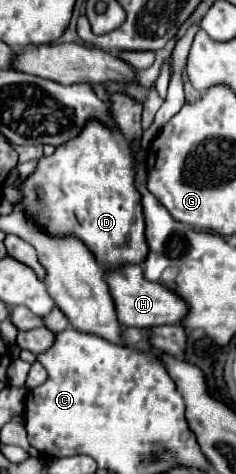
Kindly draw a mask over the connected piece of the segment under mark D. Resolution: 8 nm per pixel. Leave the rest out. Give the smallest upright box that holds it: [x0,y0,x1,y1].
[16,93,146,269]

